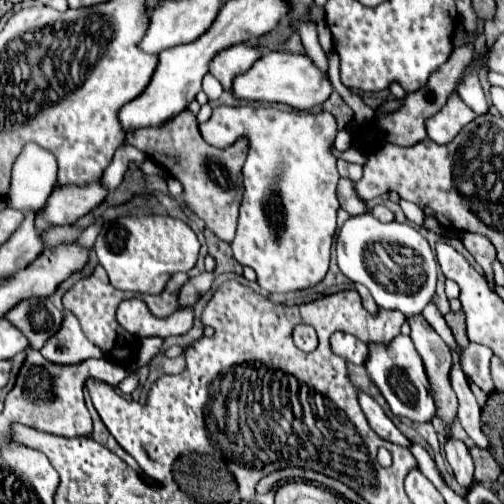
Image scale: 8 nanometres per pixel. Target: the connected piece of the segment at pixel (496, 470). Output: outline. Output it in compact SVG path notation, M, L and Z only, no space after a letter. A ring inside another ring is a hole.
M472 446L470 454L474 458L474 478L476 478L476 482L496 482L496 478L502 474L502 468L496 464L492 452L482 450L478 446Z

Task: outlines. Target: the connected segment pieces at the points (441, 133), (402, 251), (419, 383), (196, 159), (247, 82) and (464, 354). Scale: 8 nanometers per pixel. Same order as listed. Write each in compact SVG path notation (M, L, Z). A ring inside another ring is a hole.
M452 92L448 104L436 116L426 120L426 134L438 144L448 144L474 118L476 114L462 102L458 92Z
M372 214L352 216L338 232L336 260L340 272L350 282L364 284L384 310L398 310L406 318L418 316L434 296L438 274L436 256L428 240L408 224L382 224Z
M400 334L388 346L370 344L368 348L370 348L370 358L366 362L366 370L368 370L370 378L374 380L374 384L380 388L380 392L384 394L394 416L408 418L408 420L418 422L418 424L432 422L436 408L434 408L434 400L430 394L430 384L426 380L424 364L422 364L422 360L412 344L412 338Z
M184 110L160 128L134 128L126 134L126 144L142 150L150 160L162 166L184 188L186 206L222 240L232 242L238 222L238 206L242 202L242 164L246 160L248 142L238 140L228 148L214 148L204 142L198 130L196 114Z
M272 50L270 54L264 54L258 64L254 64L248 72L240 74L232 86L232 94L236 98L270 104L280 102L296 110L312 110L320 106L324 100L328 100L332 90L334 88L330 84L330 78L306 54L292 54L284 50Z
M456 344L452 346L458 352L462 370L466 372L466 378L472 380L474 384L478 384L482 388L482 392L492 392L494 390L494 382L492 382L490 374L490 360L492 352L480 344L468 344L464 350L460 350Z

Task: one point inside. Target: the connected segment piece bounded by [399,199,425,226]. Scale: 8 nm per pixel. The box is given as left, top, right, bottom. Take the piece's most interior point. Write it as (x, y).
(412, 211)

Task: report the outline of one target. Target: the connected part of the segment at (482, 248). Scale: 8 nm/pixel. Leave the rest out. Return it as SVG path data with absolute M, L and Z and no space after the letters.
M464 232L462 234L462 244L474 256L474 260L484 268L484 276L486 276L486 280L490 284L490 290L496 292L494 272L492 272L492 262L496 260L496 252L494 252L494 246L490 244L490 240L486 236L482 236L482 234Z

